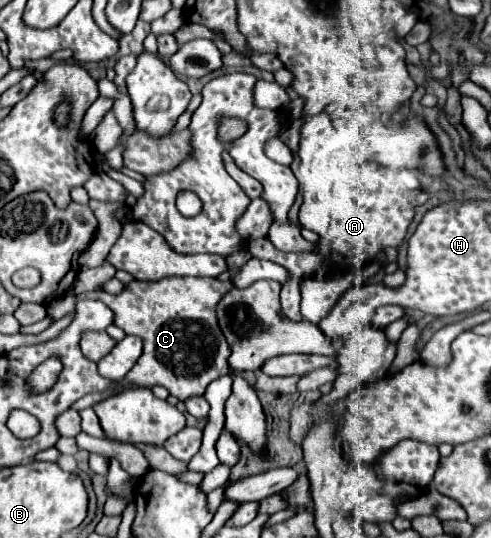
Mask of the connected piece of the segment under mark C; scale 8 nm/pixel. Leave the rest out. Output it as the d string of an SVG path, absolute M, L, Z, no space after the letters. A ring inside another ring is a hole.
M167 277L157 283L133 281L121 295L97 291L97 299L115 313L113 323L127 335L141 337L145 345L139 363L125 379L117 381L118 391L131 383L145 387L163 385L173 397L185 401L193 395L203 395L213 379L227 375L229 345L217 325L215 305L231 287L231 281L209 277Z

